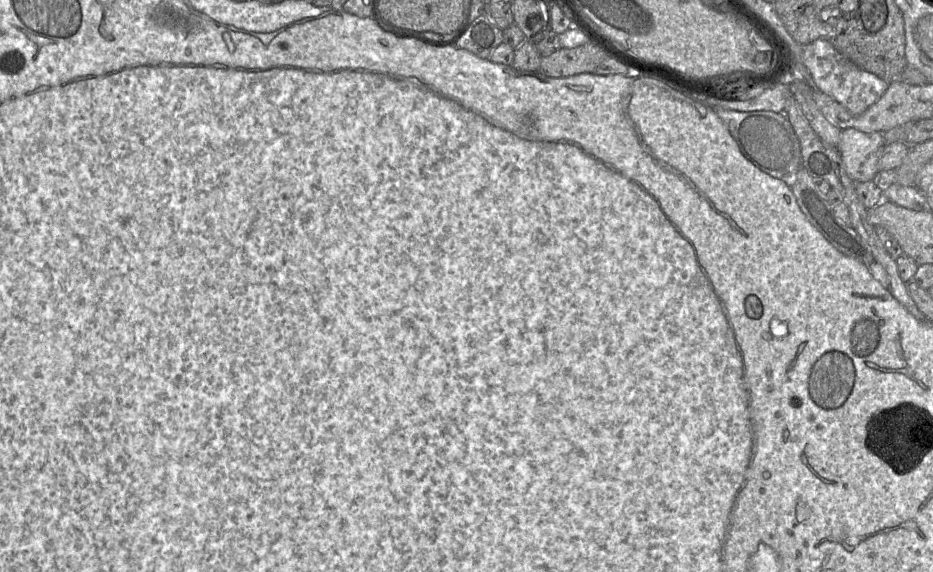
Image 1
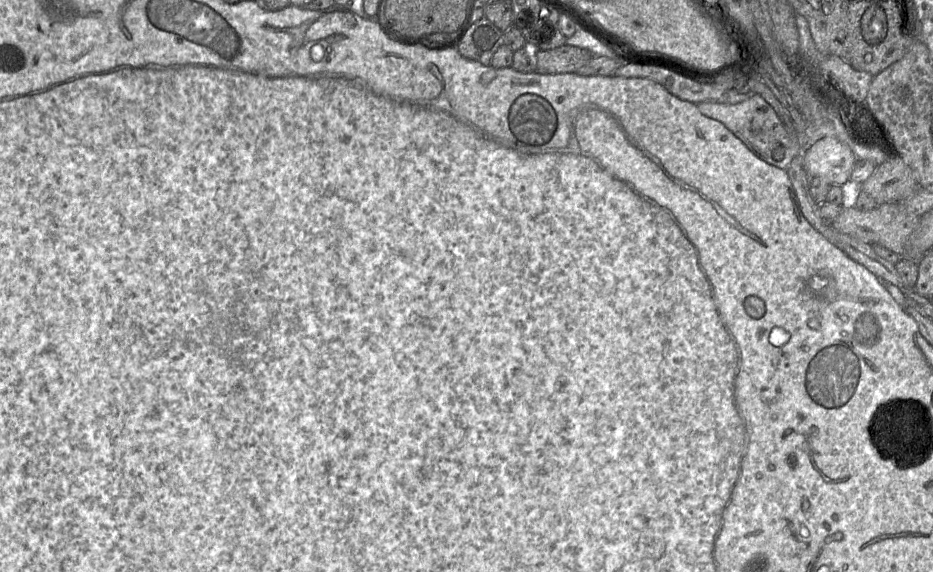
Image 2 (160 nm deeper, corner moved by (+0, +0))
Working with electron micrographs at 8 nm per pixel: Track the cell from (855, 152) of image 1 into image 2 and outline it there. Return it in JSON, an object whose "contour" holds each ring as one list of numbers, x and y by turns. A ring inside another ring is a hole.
{"contour":[[824,137,814,143,804,154,803,167,809,177,820,177,829,185,850,187,850,176,857,159,851,149,834,137]]}

